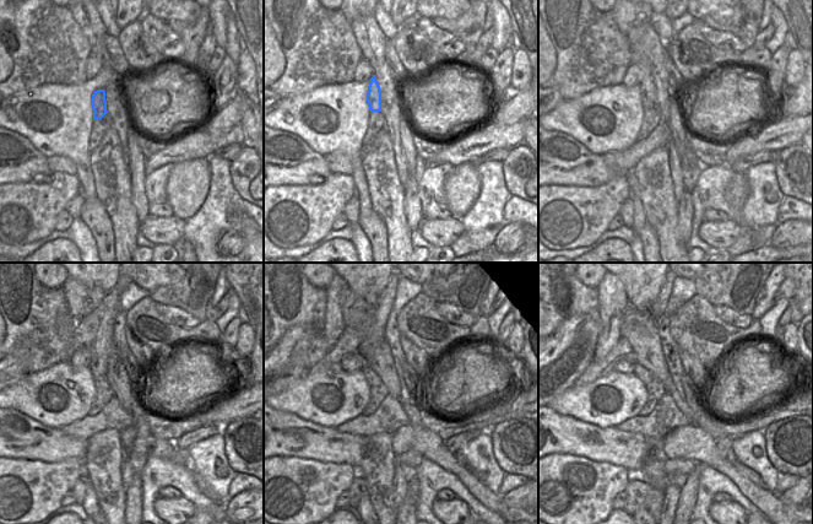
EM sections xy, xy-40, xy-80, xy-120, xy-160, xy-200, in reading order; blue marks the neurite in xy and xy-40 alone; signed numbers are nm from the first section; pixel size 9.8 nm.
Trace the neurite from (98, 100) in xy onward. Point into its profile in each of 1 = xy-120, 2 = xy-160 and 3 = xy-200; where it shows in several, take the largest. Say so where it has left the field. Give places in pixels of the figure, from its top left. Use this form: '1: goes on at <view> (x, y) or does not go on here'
1: goes on at xy-120 (102, 346)
2: goes on at xy-160 (377, 319)
3: goes on at xy-200 (657, 308)

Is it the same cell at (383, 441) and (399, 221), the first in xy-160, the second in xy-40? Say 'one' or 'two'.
one

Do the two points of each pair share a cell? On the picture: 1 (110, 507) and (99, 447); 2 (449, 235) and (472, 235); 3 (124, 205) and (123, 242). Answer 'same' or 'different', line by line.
1: same
2: different
3: same

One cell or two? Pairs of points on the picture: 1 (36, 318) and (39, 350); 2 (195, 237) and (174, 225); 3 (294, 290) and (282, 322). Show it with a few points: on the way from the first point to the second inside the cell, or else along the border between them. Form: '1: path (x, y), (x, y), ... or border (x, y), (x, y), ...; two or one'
1: path (38, 325), (39, 342); one
2: border (185, 221), (183, 237); two
3: path (290, 297), (283, 314); one

